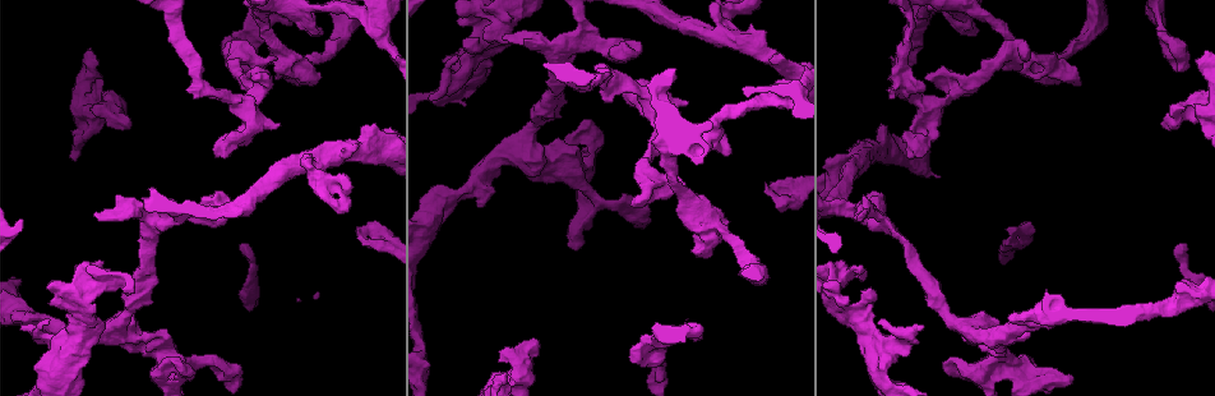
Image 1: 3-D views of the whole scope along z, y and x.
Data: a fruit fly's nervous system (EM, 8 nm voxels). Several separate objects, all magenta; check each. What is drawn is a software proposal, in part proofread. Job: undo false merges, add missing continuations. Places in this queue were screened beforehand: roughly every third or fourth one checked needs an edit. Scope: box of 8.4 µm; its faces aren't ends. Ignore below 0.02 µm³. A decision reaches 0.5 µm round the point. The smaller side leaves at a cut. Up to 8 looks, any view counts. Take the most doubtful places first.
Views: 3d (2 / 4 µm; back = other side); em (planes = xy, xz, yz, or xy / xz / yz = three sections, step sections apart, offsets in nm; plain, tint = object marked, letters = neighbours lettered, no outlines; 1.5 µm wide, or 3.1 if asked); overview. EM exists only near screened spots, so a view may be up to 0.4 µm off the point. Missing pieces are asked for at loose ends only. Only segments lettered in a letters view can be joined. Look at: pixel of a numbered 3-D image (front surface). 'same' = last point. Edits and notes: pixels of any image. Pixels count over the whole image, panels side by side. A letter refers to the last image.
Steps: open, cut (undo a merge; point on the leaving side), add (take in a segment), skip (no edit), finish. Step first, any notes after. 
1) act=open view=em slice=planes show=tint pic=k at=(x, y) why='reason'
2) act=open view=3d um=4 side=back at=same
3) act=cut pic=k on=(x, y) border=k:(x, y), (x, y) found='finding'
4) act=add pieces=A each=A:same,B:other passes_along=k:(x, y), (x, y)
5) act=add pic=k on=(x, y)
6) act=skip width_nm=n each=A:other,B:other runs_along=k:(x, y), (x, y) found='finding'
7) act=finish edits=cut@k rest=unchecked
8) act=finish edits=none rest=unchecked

act=open view=3d um=4 pic=1 at=(1183, 245) why='end of a long branch'

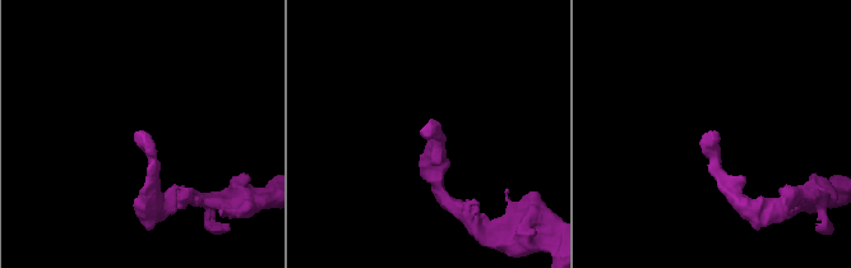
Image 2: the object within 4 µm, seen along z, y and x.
act=open view=em slice=yz step=4 show=plain pic=2 at=(422, 133) why='shape alone is not enough'

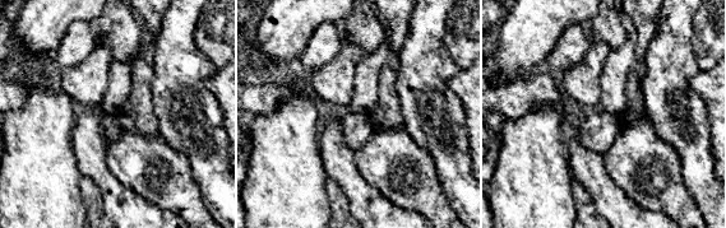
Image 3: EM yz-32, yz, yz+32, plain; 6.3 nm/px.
act=open view=em slice=yz step=4 show=letters at=same

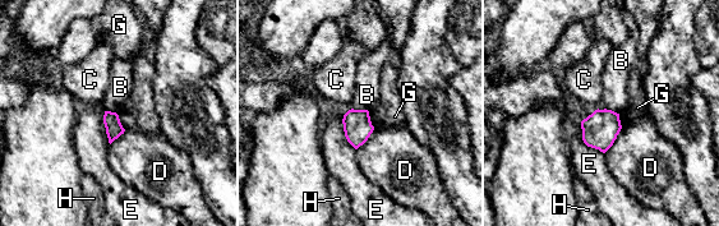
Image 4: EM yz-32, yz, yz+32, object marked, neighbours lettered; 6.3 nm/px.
act=skip width_nm=110 longest_contact=E:240nm each=B:other,C:other,D:other,E:other,G:other,H:other found='no lettered segment goes on from it'

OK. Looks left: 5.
act=open view=3d um=2 pic=1 at=(277, 126) why='an open end'

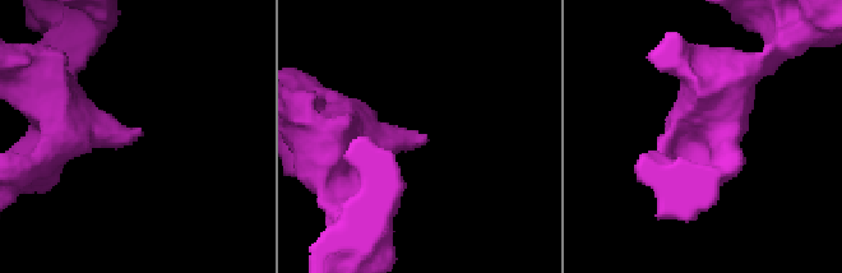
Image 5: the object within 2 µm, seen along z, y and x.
act=open view=em slice=planes show=letters pic=5 at=(141, 132) why='now the EM'

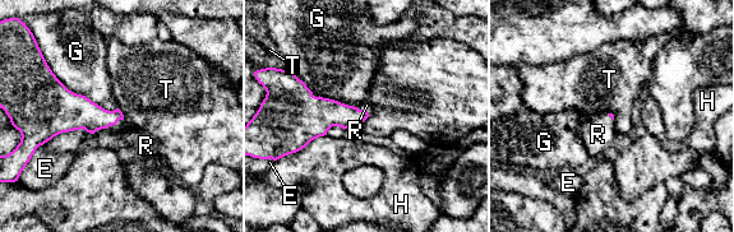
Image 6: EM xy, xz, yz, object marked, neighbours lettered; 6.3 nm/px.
act=add pieces=R each=E:other,G:other,H:other,R:same,T:other passes_along=6:(78, 112), (115, 124), (146, 145) found='the cell continues'

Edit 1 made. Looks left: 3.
act=open view=3d um=2 pic=1 at=(538, 120) why='a narrow waist'

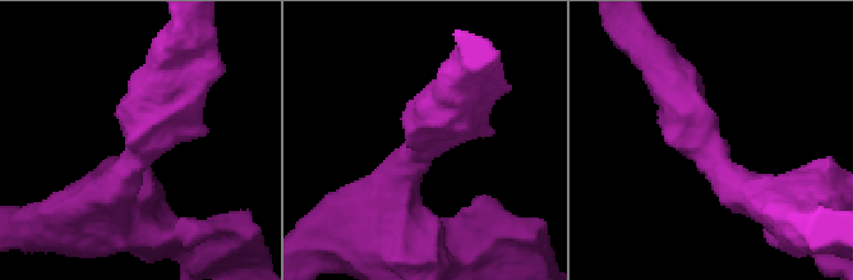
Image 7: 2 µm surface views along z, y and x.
act=open view=em slice=xz step=4 show=tint pic=7 at=(710, 147) arm_widths_nm=300,460

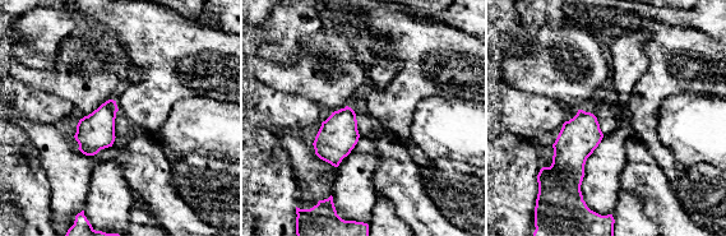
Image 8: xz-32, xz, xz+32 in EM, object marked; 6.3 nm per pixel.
act=open view=em slice=planes show=letters at=same why='cut it another way'

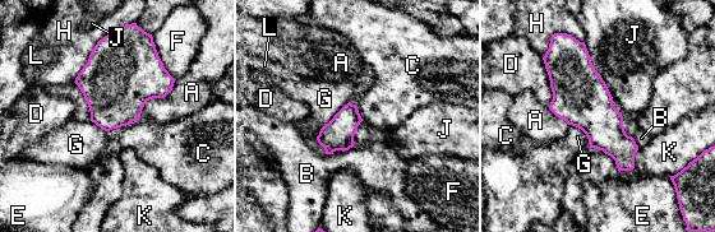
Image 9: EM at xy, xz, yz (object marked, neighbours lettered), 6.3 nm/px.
act=skip longest_contact=J:400nm each=A:other,B:other,C:other,D:other,E:other,F:other,G:other,H:other,J:other,K:other,L:other border=9:(584, 42), (594, 69), (613, 98) found='one cell here'

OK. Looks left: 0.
act=finish edits=add@6 rest=unchecked

